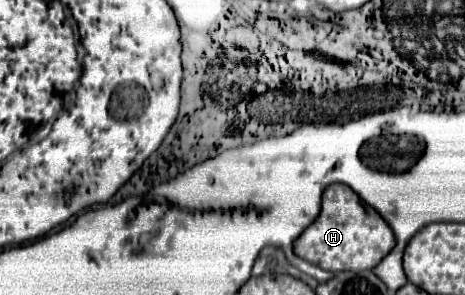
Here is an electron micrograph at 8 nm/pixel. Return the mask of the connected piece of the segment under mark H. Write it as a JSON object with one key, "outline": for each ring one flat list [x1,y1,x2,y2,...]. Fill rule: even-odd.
{"outline":[[334,183,326,187,320,215,308,227,308,231,296,239,294,251,308,263,338,273,374,269,394,249,394,245,394,233,390,225,378,215,378,211,366,205,348,185]]}

